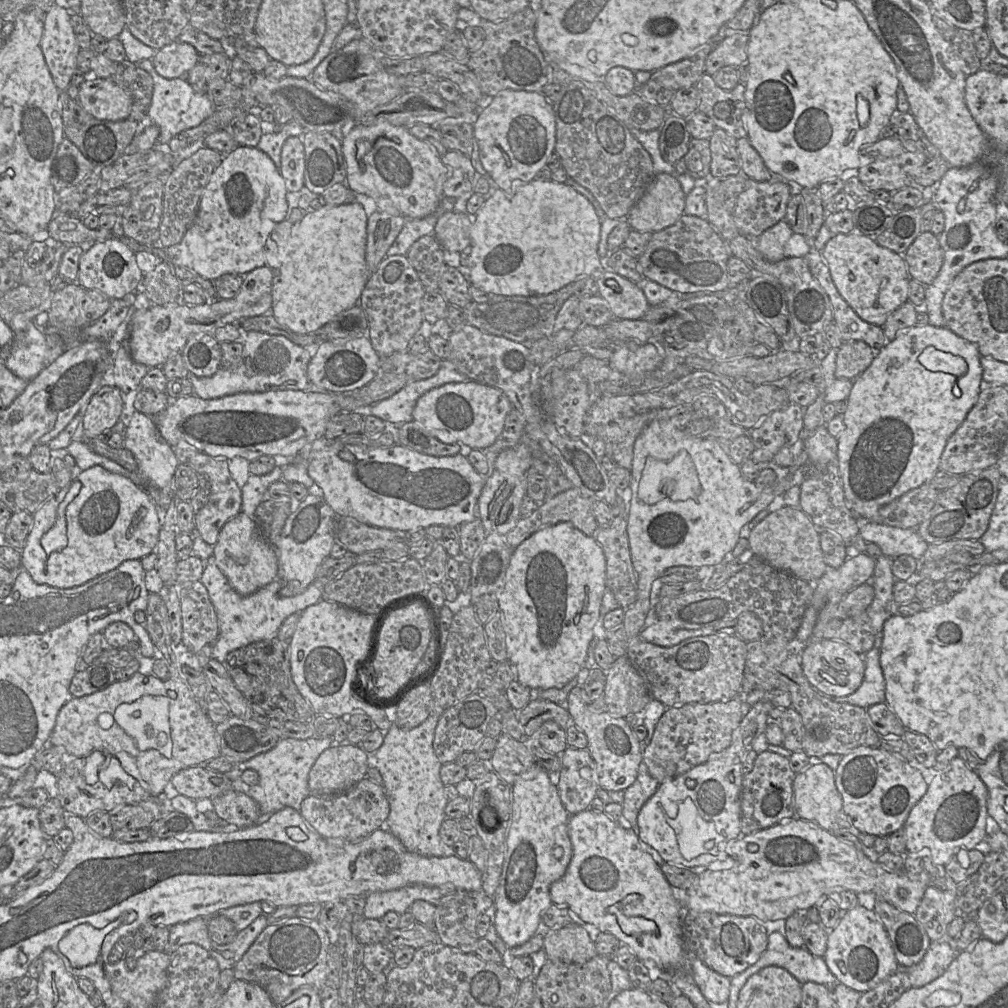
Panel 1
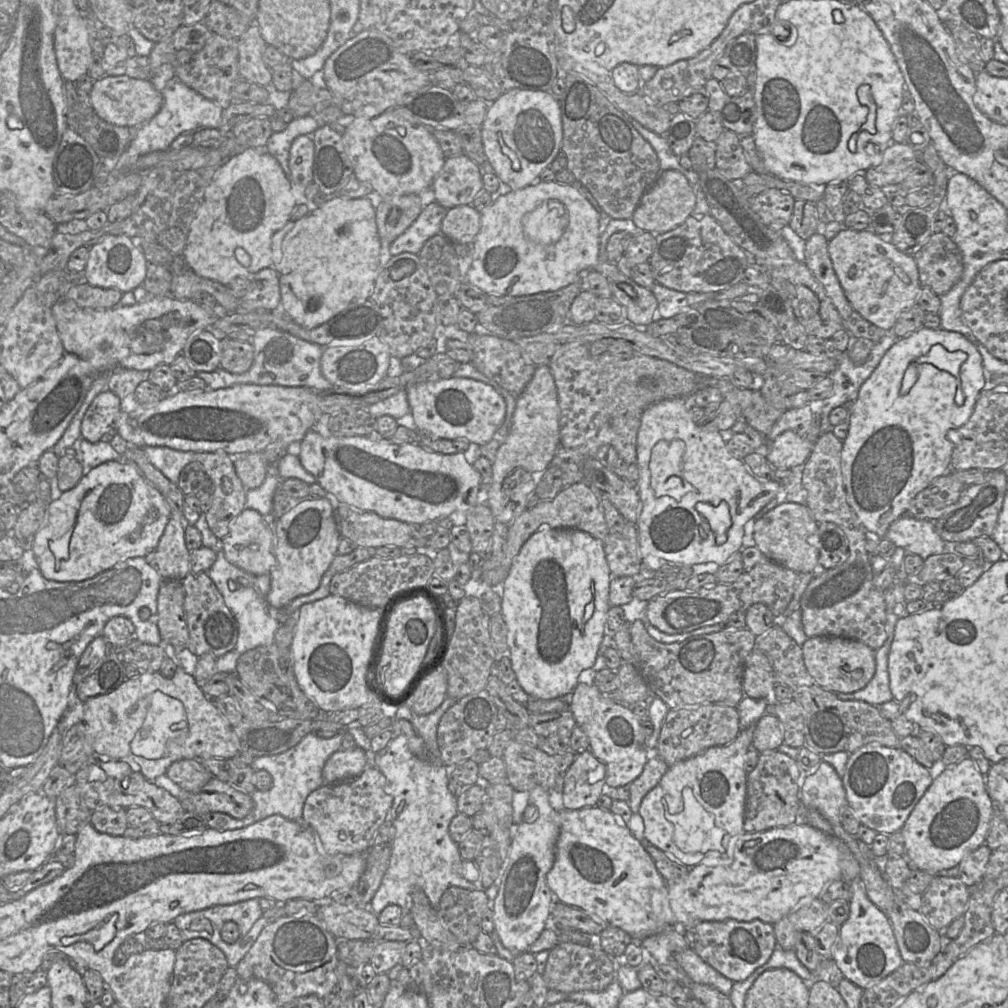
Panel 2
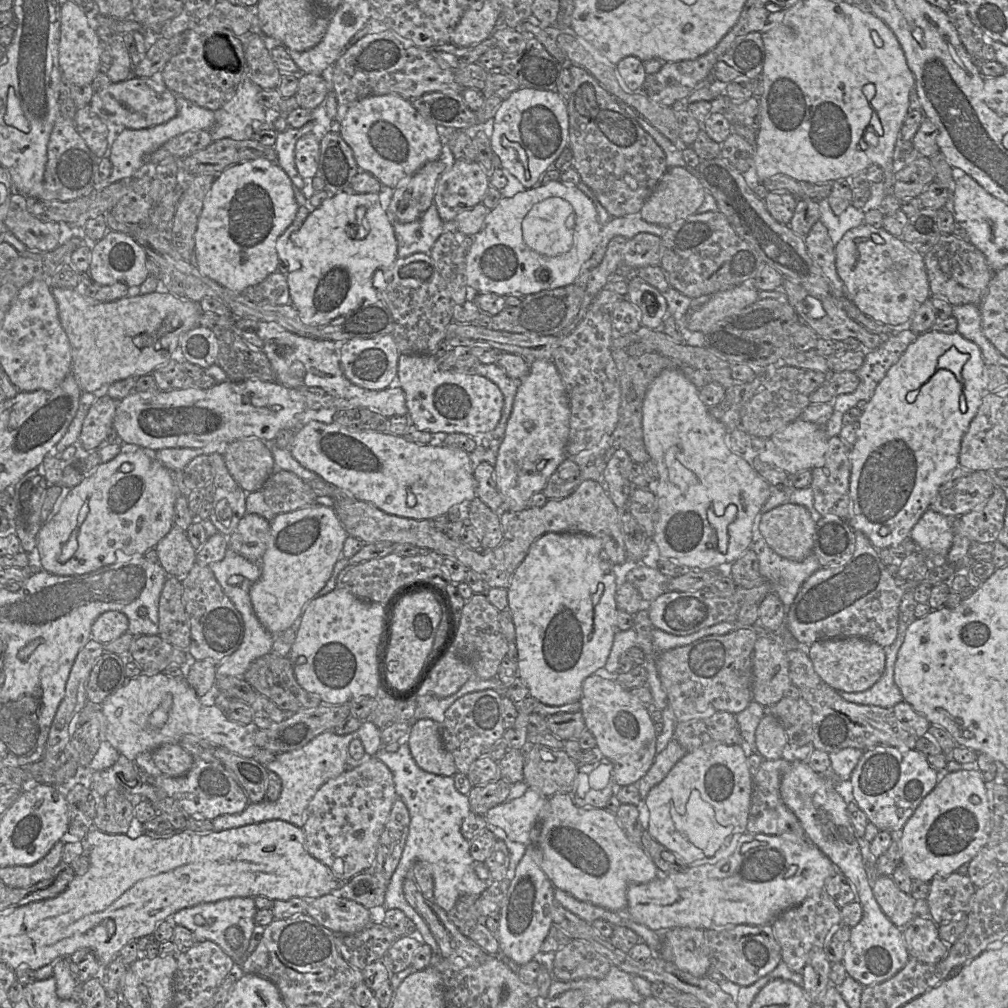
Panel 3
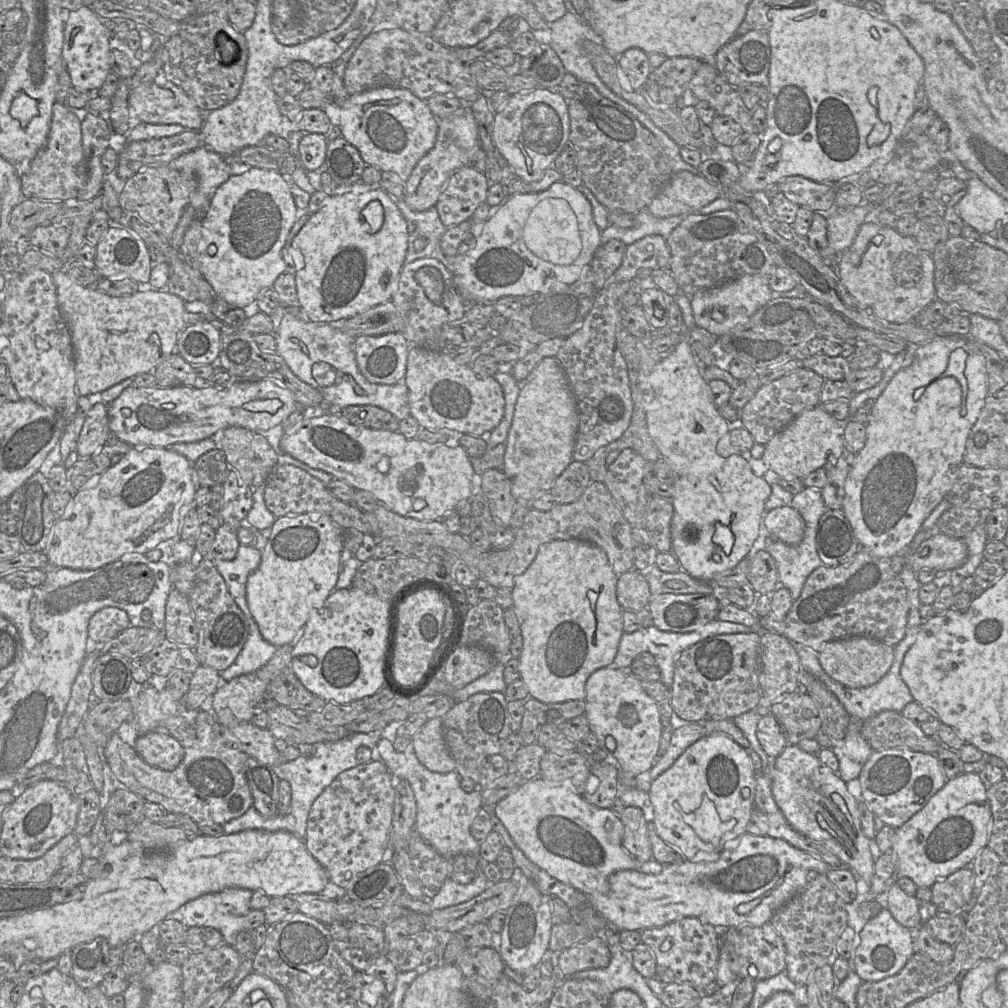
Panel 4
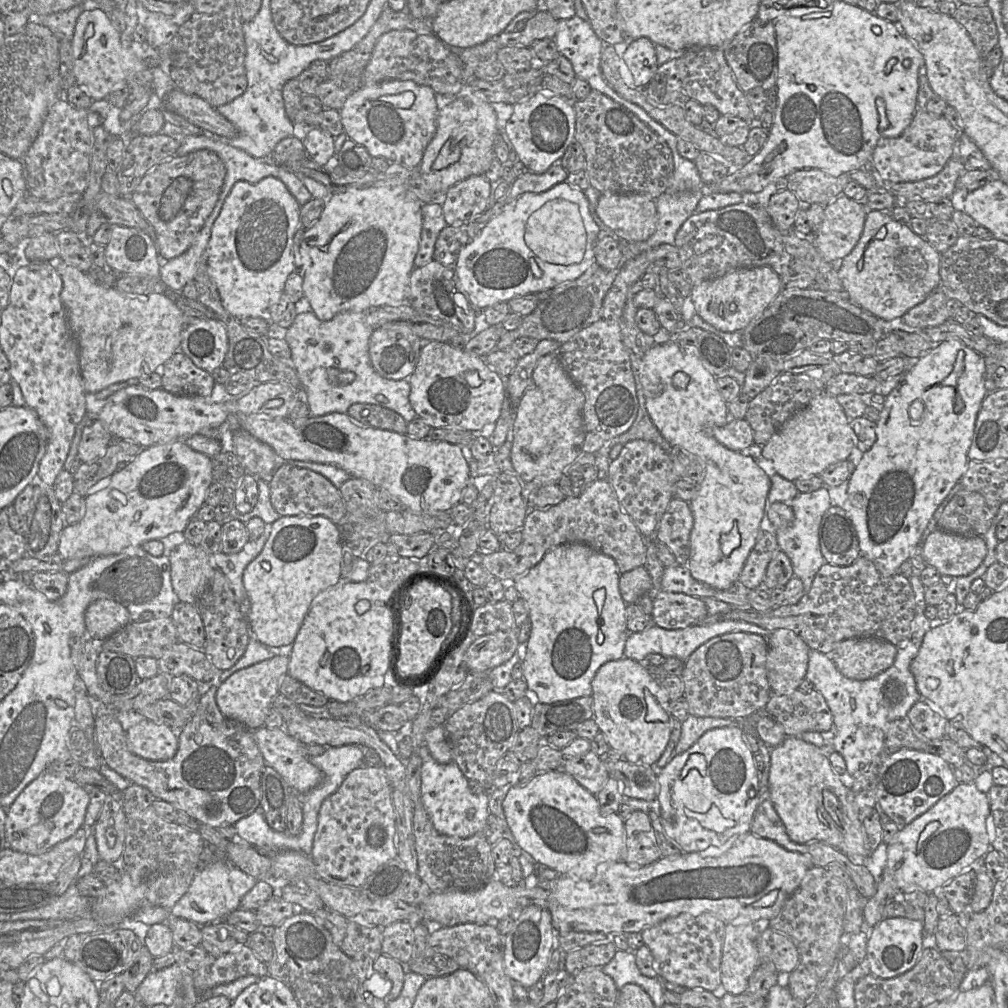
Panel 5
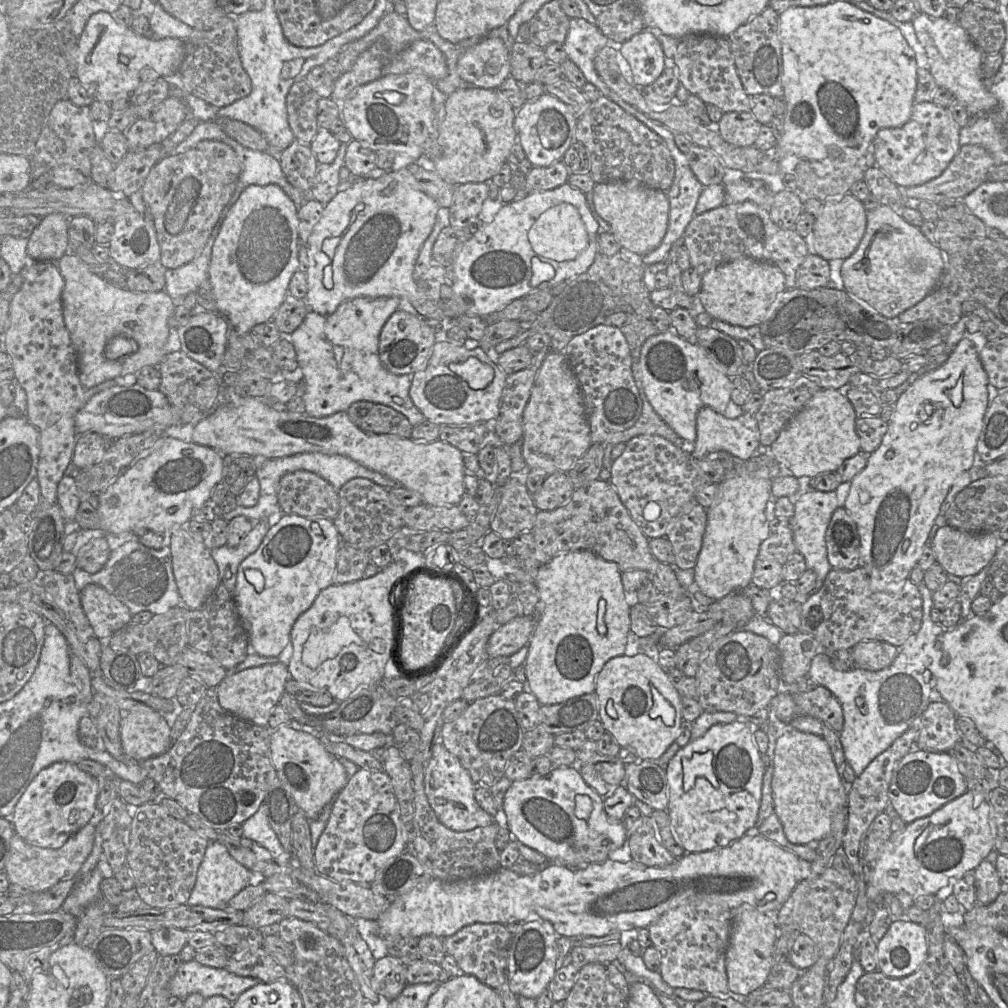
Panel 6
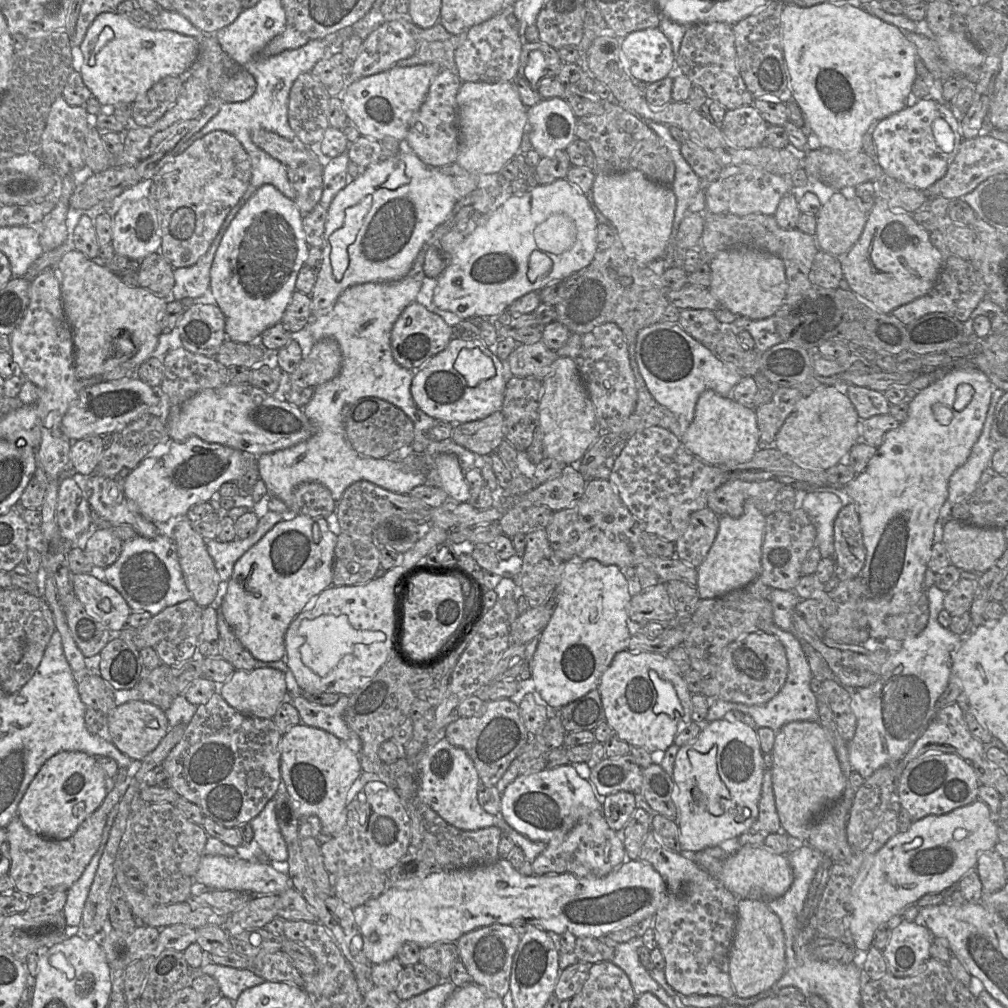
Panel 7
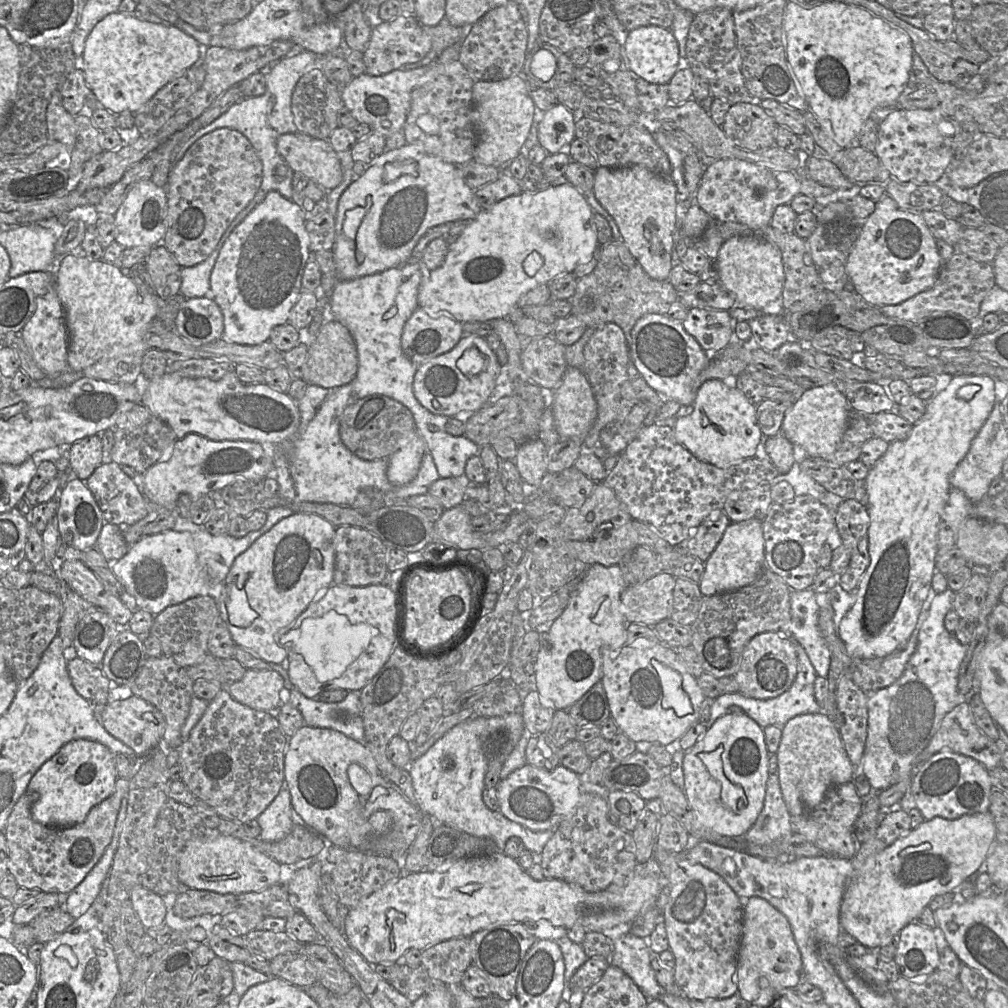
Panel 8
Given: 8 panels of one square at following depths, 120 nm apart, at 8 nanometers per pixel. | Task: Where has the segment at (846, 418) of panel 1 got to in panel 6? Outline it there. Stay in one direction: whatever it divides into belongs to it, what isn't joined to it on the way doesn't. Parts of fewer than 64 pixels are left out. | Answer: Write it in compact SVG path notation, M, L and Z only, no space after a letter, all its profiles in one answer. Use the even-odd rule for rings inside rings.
M963 338L949 354L948 359L943 365L932 372L916 378L913 383L899 395L895 404L894 413L888 422L887 432L883 436L880 445L875 451L868 455L865 468L850 481L850 491L844 507L857 525L860 536L860 567L866 570L869 576L869 586L873 591L898 592L902 589L905 581L909 578L911 570L917 565L922 555L923 549L928 541L929 533L940 513L941 505L954 481L963 472L972 469L978 464L976 447L982 430L984 415L988 408L988 383L988 375L982 366L975 345L971 340ZM961 378L963 399L959 406L955 406L949 397L949 391L957 385ZM890 449L895 452L895 455L893 458L887 459L886 452Z

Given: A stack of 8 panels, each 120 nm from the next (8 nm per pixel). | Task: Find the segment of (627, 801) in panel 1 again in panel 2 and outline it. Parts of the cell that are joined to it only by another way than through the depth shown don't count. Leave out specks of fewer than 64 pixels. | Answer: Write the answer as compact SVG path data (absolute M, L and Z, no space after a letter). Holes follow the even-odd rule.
M652 752L642 773L630 784L630 798L627 803L633 814L639 813L643 798L658 784L668 769L668 764L656 752Z

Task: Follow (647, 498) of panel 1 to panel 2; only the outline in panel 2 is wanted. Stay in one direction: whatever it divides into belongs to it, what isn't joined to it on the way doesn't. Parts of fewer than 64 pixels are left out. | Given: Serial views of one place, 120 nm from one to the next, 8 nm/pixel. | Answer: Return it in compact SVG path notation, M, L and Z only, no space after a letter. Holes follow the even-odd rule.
M679 439L659 441L651 451L649 462L650 484L657 497L670 496L680 501L683 495L693 491L682 471L682 457L685 452L685 442Z

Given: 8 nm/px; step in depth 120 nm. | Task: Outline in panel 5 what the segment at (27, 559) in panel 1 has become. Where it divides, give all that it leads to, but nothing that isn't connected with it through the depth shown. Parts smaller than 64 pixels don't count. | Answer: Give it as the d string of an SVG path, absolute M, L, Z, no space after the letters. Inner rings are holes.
M184 440L142 448L124 469L111 476L107 488L85 497L84 517L64 527L57 553L65 561L109 556L129 546L142 546L147 541L183 532L205 504L212 483L211 458L194 451Z

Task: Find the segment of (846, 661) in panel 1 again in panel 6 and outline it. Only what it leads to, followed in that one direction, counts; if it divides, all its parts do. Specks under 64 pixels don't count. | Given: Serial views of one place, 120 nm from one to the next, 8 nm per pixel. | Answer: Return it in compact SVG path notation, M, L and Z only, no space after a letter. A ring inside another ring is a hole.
M861 641L850 649L853 667L869 671L882 670L895 660L898 649L885 641Z

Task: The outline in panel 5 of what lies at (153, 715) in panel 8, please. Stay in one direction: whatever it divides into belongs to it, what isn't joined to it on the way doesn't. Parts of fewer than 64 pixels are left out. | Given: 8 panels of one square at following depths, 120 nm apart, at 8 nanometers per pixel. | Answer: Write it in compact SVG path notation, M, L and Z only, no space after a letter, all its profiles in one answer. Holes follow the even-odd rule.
M144 719L127 732L127 745L135 755L150 761L167 761L178 751L178 731Z

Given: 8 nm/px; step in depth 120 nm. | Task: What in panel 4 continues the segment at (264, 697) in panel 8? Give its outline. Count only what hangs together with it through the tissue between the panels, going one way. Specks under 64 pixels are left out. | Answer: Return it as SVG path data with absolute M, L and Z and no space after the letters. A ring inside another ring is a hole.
M290 644L277 647L272 658L262 668L255 672L242 675L223 682L210 701L210 709L216 720L227 728L233 728L242 723L251 722L254 715L254 709L267 690L271 679L276 676L282 669L291 664L292 647Z

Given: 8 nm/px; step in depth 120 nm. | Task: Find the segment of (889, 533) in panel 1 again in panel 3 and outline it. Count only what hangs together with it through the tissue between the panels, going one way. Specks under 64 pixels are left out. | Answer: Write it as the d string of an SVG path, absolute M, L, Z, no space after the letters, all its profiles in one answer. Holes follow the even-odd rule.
M928 509L910 533L930 565L946 562L954 538L952 519Z

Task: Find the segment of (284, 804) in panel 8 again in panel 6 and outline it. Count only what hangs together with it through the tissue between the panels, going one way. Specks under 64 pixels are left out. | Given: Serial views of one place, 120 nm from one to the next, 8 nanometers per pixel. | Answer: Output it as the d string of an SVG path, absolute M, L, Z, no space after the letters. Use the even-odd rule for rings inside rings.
M264 802L254 815L242 823L242 828L243 836L266 848L278 864L289 865L294 858L292 853L282 847L276 833L271 828L268 821L268 808Z

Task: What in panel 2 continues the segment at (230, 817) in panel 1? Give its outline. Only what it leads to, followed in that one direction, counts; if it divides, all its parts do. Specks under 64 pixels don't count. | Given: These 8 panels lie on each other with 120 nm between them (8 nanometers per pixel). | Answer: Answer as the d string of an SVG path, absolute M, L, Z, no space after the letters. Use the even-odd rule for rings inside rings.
M216 777L197 792L182 789L177 798L185 811L205 816L210 812L224 813L234 819L243 819L253 810L251 795L242 793Z

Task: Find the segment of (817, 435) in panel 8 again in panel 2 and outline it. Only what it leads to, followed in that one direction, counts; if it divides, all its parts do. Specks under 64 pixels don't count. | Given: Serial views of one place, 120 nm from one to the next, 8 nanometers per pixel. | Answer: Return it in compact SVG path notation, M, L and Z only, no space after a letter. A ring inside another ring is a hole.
M788 430L770 443L767 460L774 468L801 468L809 458L815 442Z

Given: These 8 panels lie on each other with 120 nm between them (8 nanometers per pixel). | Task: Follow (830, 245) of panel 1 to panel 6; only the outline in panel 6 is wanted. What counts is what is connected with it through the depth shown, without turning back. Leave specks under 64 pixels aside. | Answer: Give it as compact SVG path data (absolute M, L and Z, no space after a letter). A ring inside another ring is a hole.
M883 203L867 211L865 233L854 253L844 259L841 278L844 290L854 298L886 318L897 318L933 291L944 271L944 255L938 245L931 243L918 227L906 222L890 205Z

